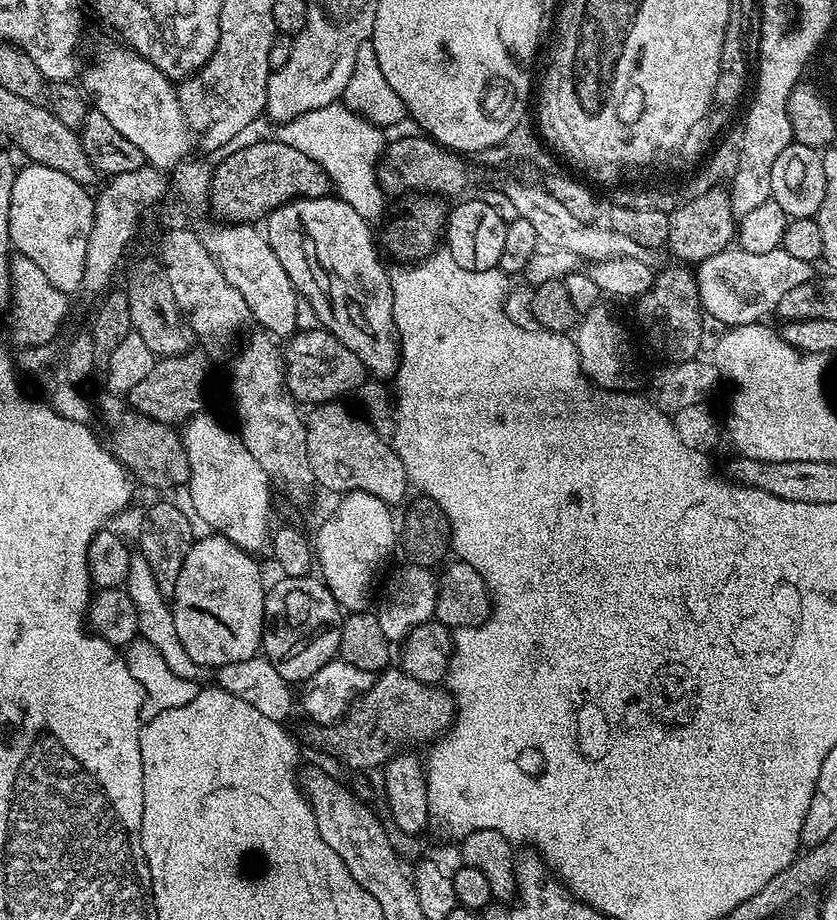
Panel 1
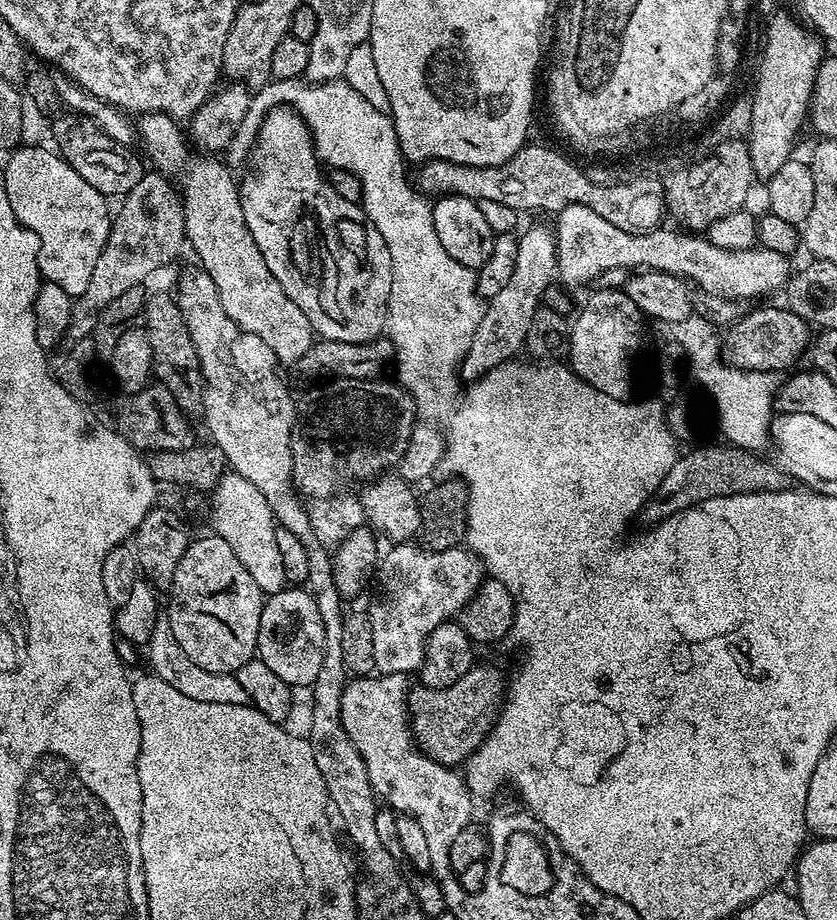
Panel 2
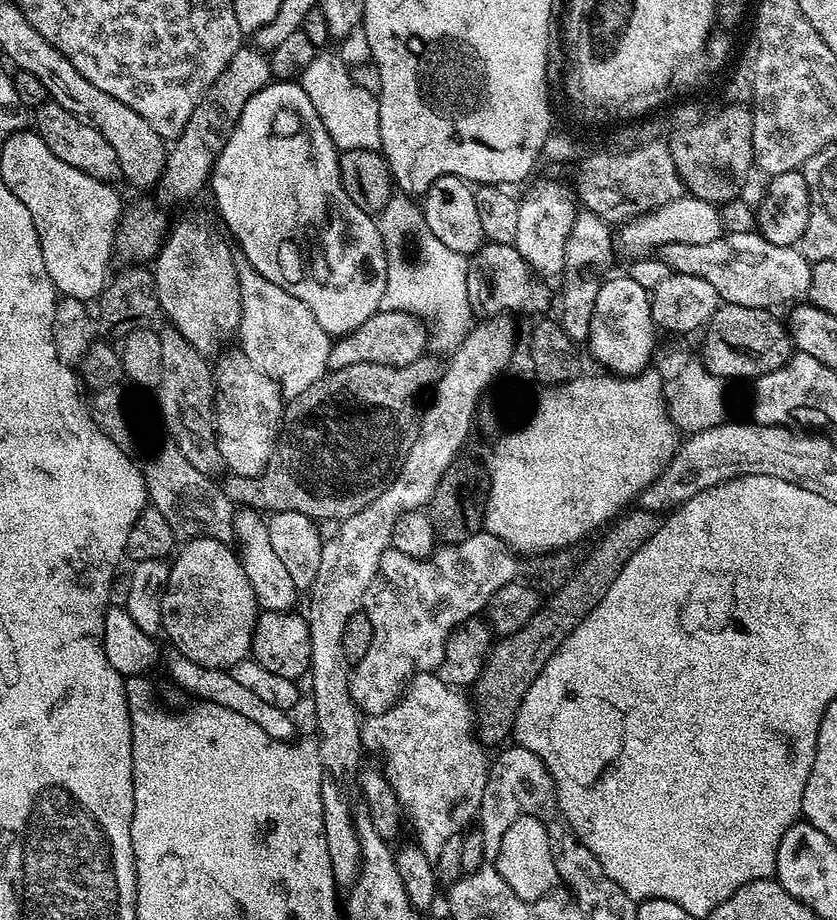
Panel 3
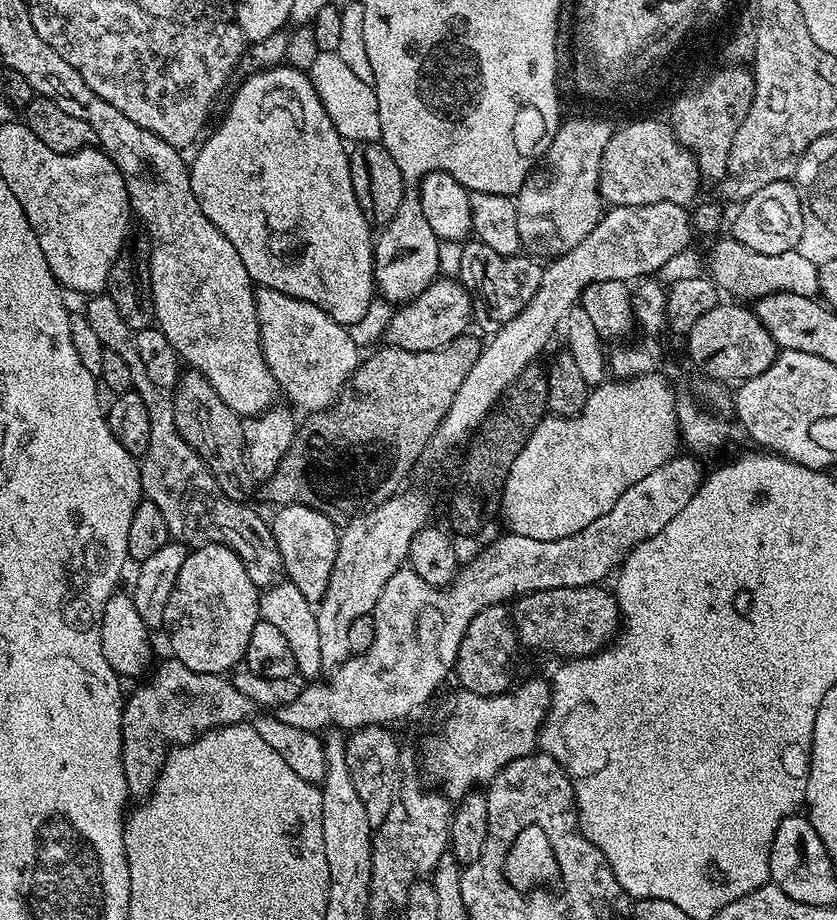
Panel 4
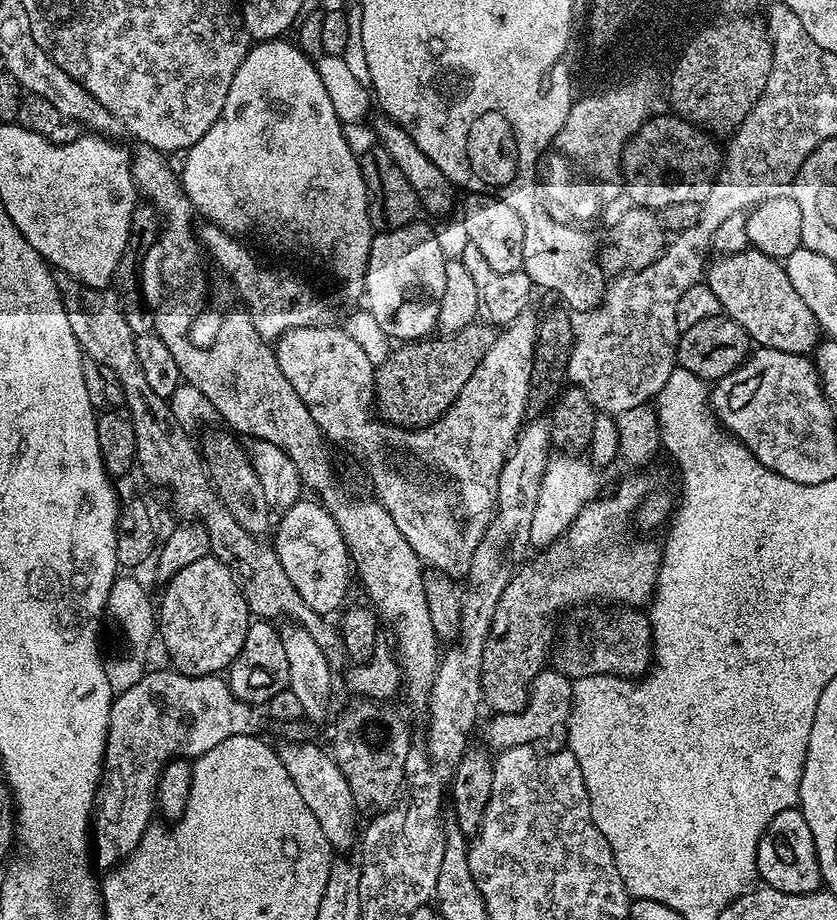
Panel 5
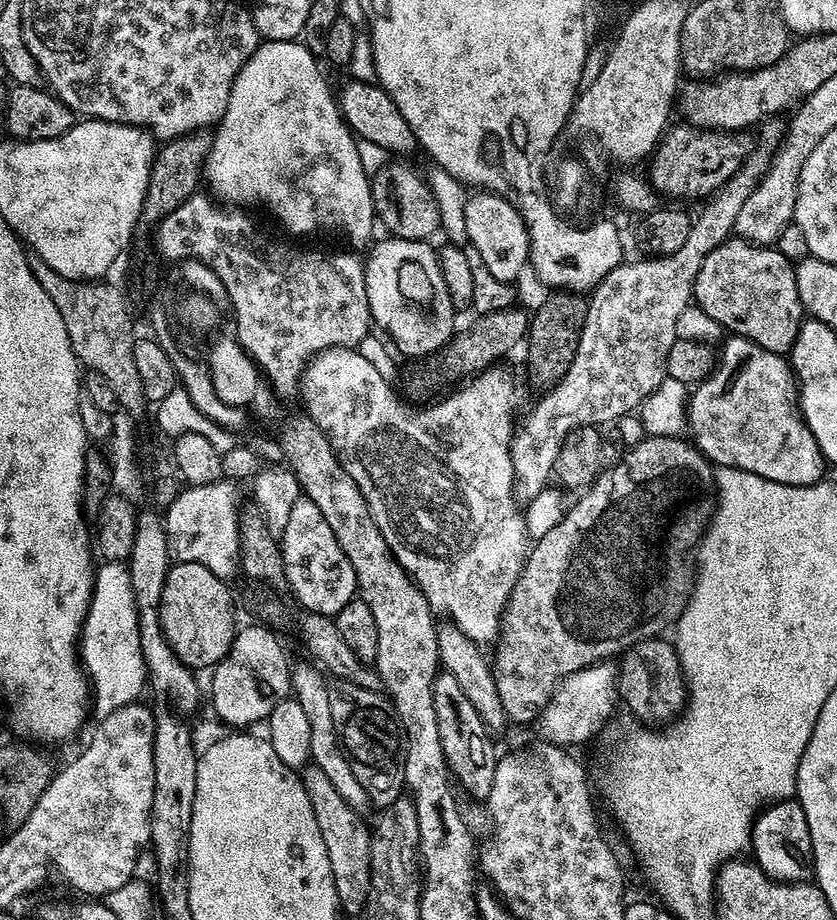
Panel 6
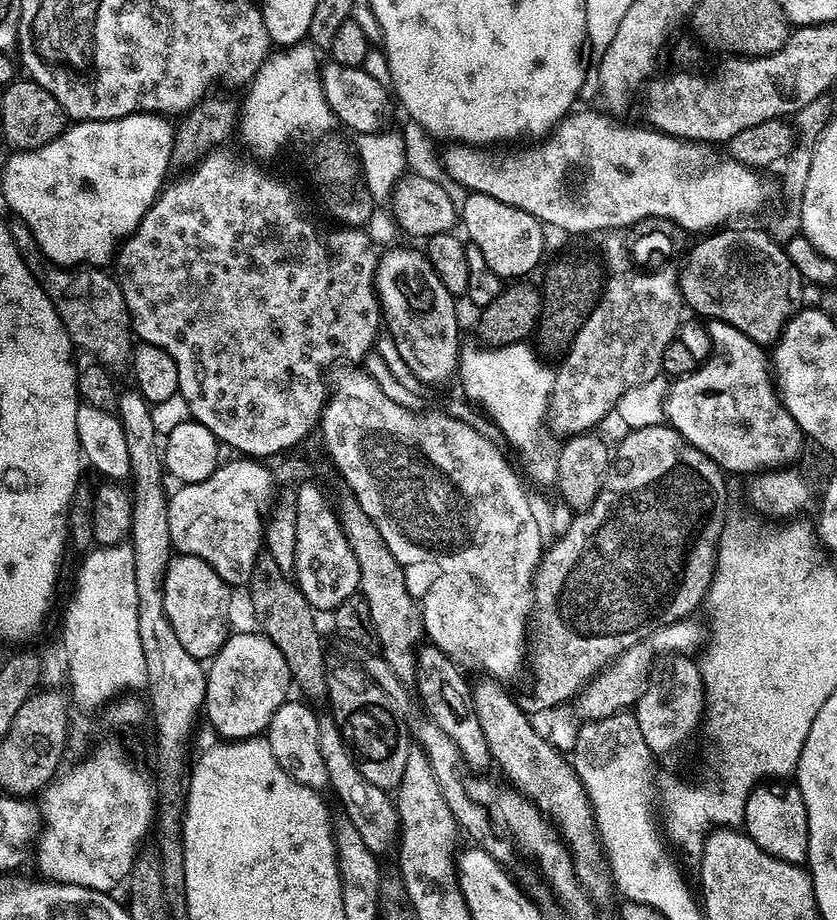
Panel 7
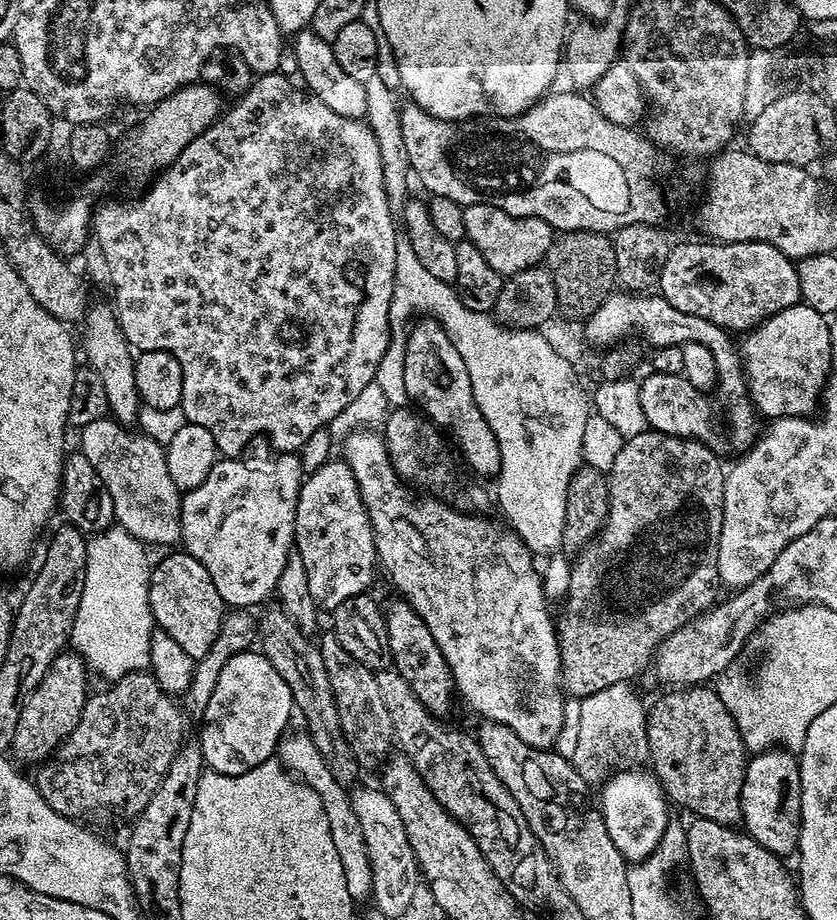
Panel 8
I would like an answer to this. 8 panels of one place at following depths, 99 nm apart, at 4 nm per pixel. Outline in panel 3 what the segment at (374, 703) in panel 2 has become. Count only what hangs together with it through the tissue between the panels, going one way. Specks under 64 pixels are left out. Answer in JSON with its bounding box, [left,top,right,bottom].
[360,672,490,866]

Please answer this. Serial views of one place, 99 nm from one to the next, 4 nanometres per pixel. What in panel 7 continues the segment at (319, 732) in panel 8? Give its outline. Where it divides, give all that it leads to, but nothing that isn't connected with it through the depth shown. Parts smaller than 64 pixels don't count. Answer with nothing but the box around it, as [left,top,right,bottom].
[250,558,327,702]

